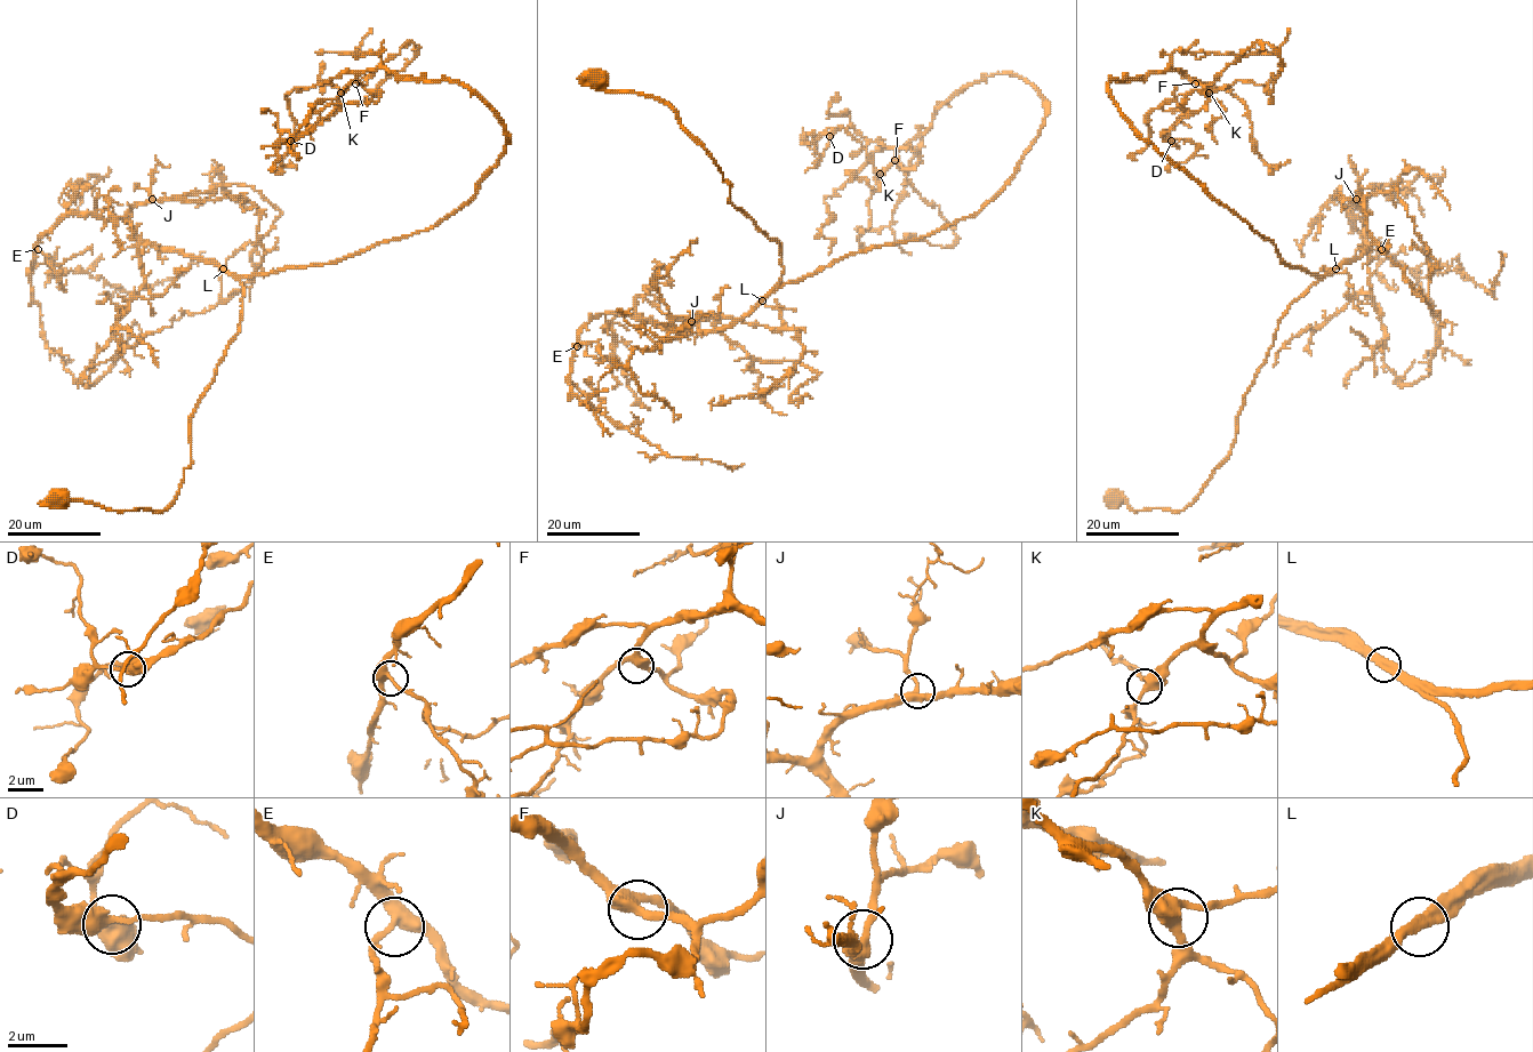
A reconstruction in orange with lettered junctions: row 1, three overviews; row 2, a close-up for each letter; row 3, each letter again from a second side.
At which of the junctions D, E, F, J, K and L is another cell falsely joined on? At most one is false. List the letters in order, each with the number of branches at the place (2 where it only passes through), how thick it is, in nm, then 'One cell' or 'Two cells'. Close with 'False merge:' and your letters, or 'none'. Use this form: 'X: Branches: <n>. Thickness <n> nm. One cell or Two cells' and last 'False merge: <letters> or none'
D: Branches: 3. Thickness 360 nm. One cell
E: Branches: 3. Thickness 360 nm. One cell
F: Branches: 3. Thickness 400 nm. One cell
J: Branches: 3. Thickness 360 nm. One cell
K: Branches: 3. Thickness 400 nm. One cell
L: Branches: 2. Thickness 480 nm. One cell
False merge: none

